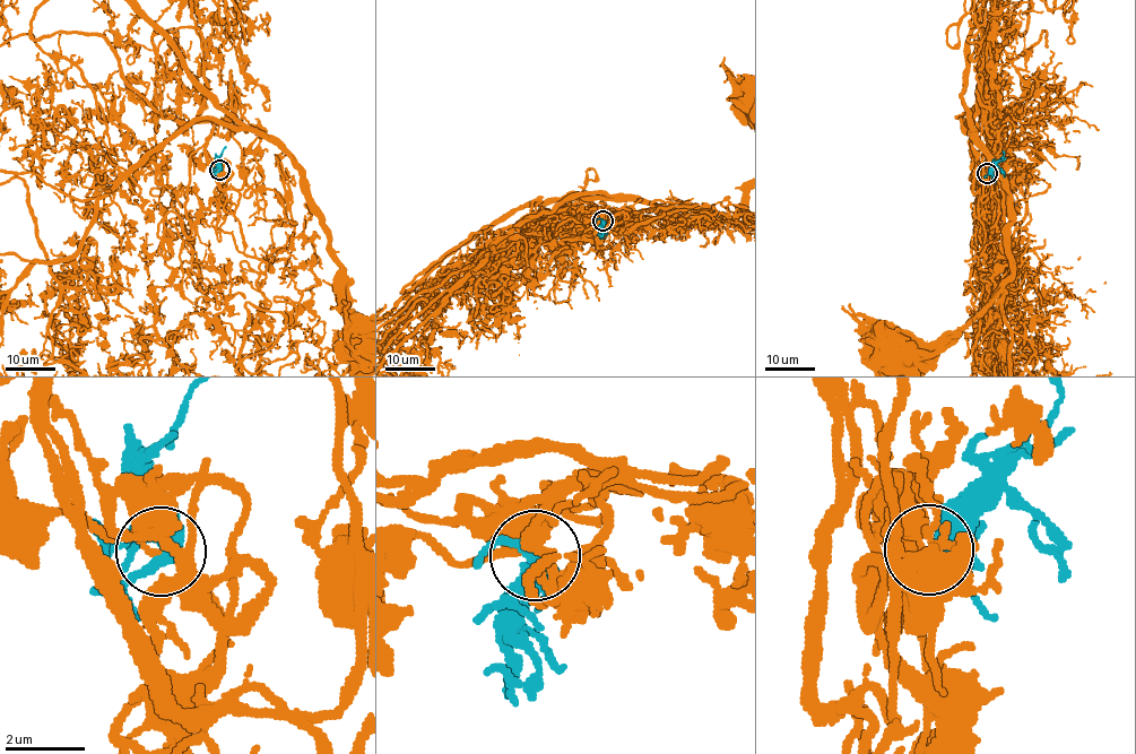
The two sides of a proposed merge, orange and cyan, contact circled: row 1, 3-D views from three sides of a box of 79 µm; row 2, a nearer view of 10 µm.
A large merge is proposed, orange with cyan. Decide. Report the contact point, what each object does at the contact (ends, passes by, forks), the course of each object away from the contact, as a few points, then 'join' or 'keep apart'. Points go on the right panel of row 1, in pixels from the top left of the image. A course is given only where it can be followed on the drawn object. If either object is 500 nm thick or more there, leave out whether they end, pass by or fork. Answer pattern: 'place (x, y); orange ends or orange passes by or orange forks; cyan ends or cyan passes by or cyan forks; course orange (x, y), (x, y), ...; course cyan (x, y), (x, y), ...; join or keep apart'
place (987, 173); orange passes by; cyan forks; course orange (987, 172), (981, 190), (995, 214), (993, 272), (1002, 294), (953, 336), (903, 343), (890, 357); course cyan (988, 173), (1003, 150); join

